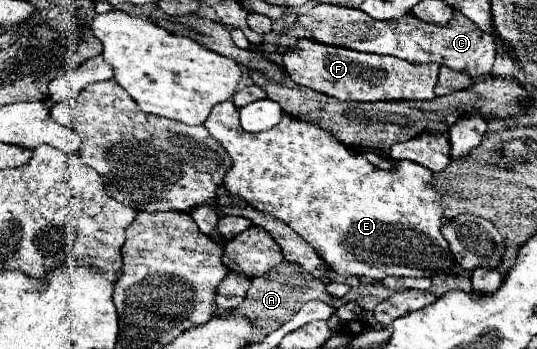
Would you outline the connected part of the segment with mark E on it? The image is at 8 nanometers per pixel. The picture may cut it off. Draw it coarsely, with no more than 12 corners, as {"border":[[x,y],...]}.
{"border":[[287,114],[203,126],[235,202],[283,220],[341,276],[441,280],[503,238],[441,226],[431,172],[379,172]]}

